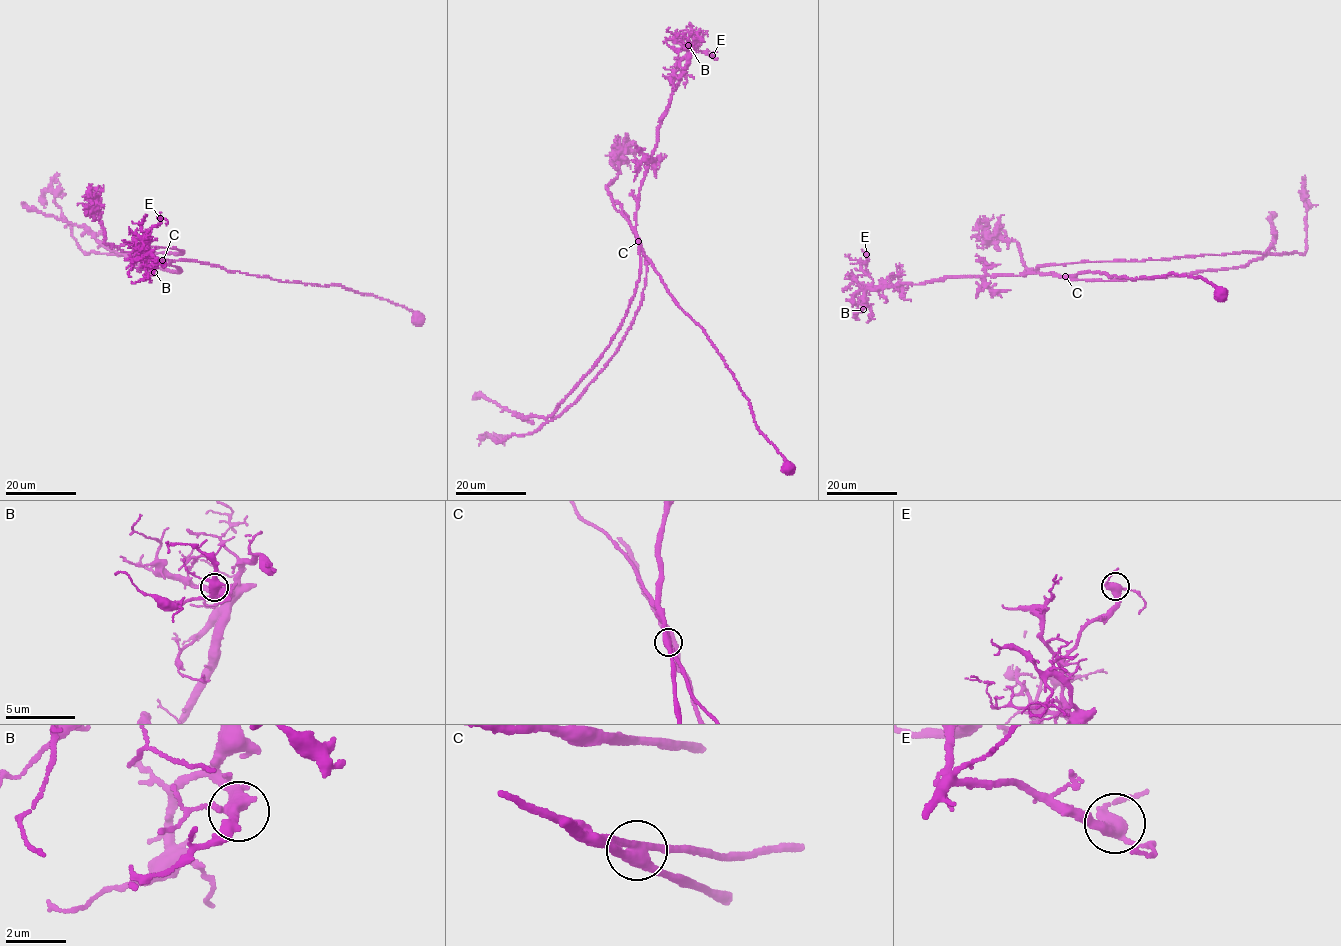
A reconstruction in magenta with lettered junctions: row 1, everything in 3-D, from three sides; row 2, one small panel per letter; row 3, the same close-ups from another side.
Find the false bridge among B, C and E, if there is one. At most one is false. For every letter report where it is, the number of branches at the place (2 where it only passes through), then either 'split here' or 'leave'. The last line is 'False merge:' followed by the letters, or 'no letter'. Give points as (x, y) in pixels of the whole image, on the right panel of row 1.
B: place (863, 309); branches 3; leave
C: place (1065, 276); branches 3; split here
E: place (866, 254); branches 3; leave
False merge: C

